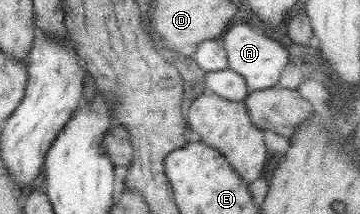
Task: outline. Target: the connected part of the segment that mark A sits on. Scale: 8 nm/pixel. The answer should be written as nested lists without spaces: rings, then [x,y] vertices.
[[[232,25],[219,39],[225,51],[226,68],[244,78],[249,92],[268,89],[275,85],[288,59],[287,51],[284,51],[280,43],[249,25]]]

